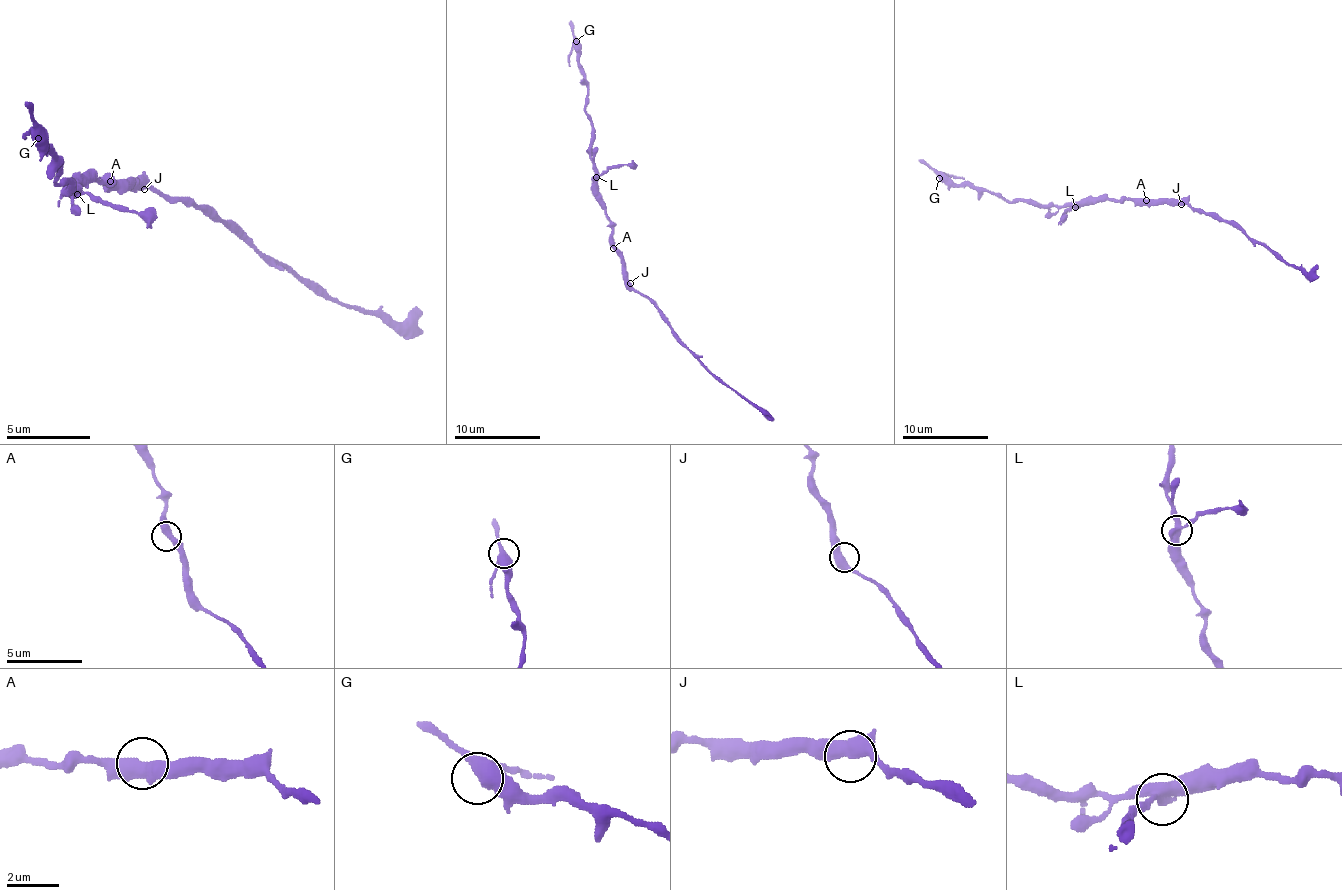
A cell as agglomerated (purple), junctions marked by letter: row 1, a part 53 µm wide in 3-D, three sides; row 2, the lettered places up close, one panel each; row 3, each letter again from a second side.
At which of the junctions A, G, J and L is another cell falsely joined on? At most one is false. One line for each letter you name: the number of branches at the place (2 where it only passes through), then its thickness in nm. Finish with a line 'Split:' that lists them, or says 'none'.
L: Branches: 3. Thickness 400 nm
Split: L

